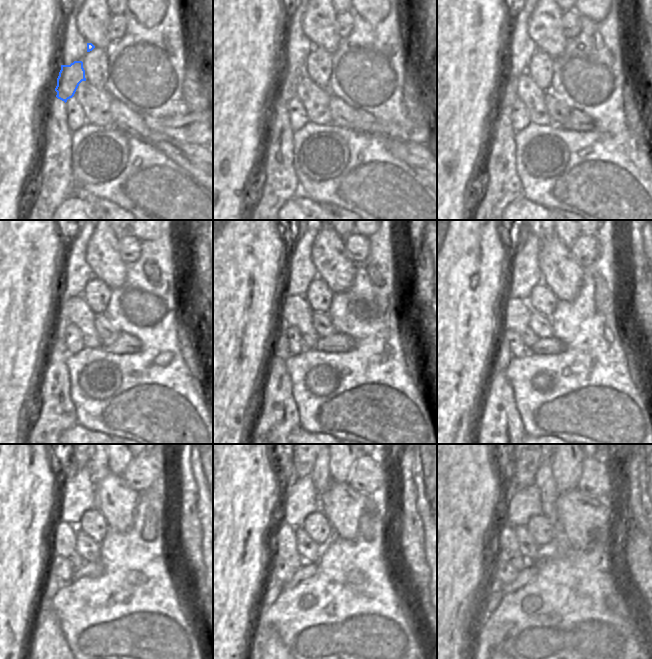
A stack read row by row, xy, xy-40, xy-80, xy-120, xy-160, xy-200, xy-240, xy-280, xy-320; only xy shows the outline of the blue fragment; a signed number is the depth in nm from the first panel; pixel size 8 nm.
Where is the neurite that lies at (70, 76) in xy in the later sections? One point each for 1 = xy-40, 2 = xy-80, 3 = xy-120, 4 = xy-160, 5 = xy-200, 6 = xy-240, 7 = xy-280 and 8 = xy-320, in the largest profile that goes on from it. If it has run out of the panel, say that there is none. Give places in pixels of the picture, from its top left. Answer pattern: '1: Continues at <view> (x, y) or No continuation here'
1: Continues at xy-40 (288, 86)
2: Continues at xy-80 (509, 93)
3: Continues at xy-120 (60, 322)
4: Continues at xy-160 (280, 347)
5: Continues at xy-200 (503, 356)
6: Continues at xy-240 (52, 584)
7: Continues at xy-280 (273, 588)
8: Continues at xy-320 (493, 597)

